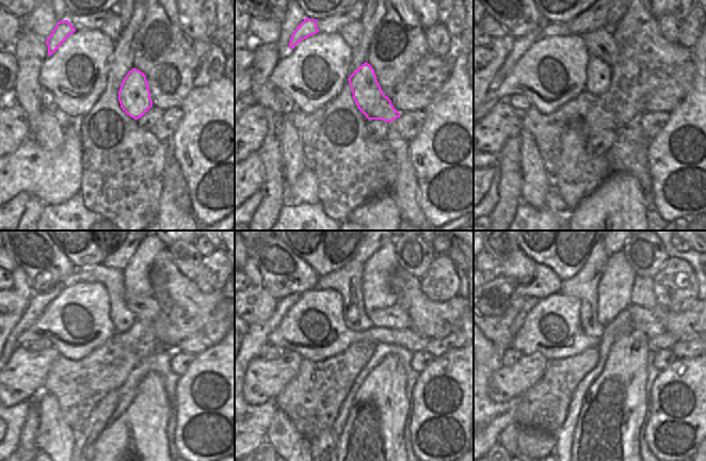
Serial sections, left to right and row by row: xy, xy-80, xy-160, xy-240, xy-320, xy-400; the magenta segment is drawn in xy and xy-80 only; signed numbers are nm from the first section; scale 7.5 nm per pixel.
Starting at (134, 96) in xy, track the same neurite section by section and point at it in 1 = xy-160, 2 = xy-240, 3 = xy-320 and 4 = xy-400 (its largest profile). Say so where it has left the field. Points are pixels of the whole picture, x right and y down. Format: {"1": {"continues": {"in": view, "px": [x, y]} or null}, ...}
{"1": {"continues": {"in": "xy-160", "px": [597, 74]}}, "2": {"continues": {"in": "xy-240", "px": [113, 280]}}, "3": {"continues": {"in": "xy-320", "px": [347, 281]}}, "4": {"continues": {"in": "xy-400", "px": [583, 286]}}}

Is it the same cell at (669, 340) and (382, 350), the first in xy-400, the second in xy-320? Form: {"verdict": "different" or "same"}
{"verdict": "different"}

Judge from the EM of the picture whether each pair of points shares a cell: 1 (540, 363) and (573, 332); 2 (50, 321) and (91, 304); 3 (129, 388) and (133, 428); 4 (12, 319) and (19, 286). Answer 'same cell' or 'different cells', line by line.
1: different cells
2: same cell
3: different cells
4: same cell

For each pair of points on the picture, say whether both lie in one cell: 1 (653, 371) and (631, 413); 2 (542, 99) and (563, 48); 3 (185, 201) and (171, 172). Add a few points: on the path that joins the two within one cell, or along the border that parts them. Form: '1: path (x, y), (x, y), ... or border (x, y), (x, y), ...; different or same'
1: border (647, 362), (645, 412); different
2: path (528, 91), (526, 86), (550, 62); same
3: path (180, 193), (177, 184), (173, 179); same

